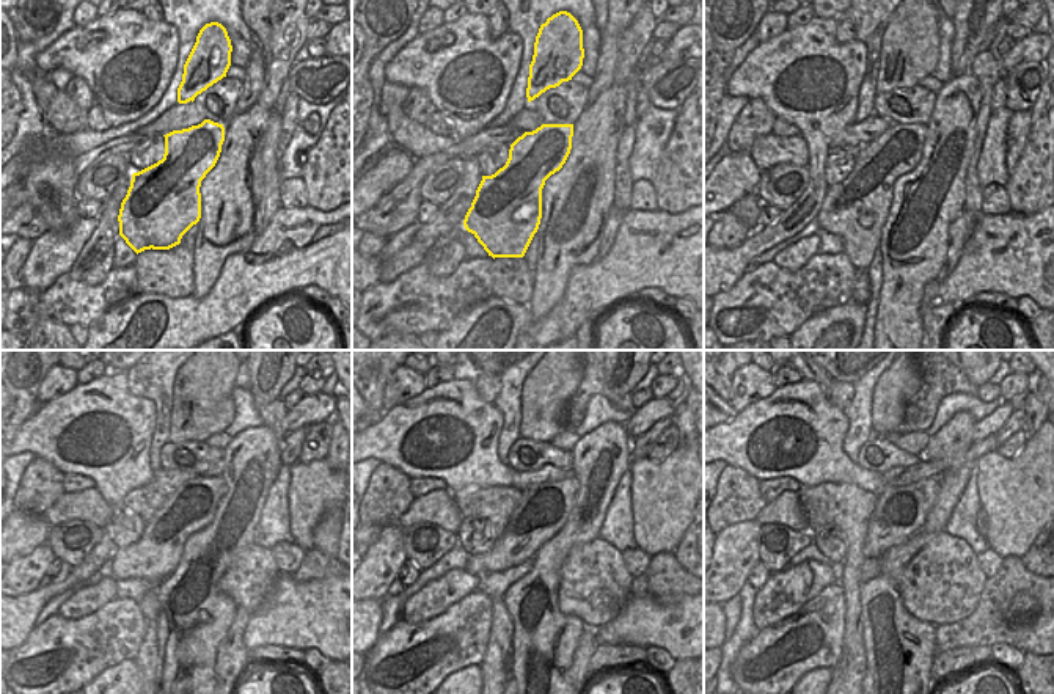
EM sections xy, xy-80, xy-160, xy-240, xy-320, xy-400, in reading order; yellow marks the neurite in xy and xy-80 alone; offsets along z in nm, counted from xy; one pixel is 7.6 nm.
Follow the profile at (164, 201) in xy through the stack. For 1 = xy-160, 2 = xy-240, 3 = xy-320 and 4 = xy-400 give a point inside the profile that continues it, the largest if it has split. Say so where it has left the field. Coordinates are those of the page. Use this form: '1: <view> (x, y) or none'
1: xy-160 (856, 208)
2: xy-240 (156, 555)
3: xy-320 (544, 509)
4: xy-400 (900, 512)

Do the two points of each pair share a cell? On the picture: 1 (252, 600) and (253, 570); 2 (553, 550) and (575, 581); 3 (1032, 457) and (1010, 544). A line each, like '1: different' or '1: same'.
1: same
2: different
3: same

